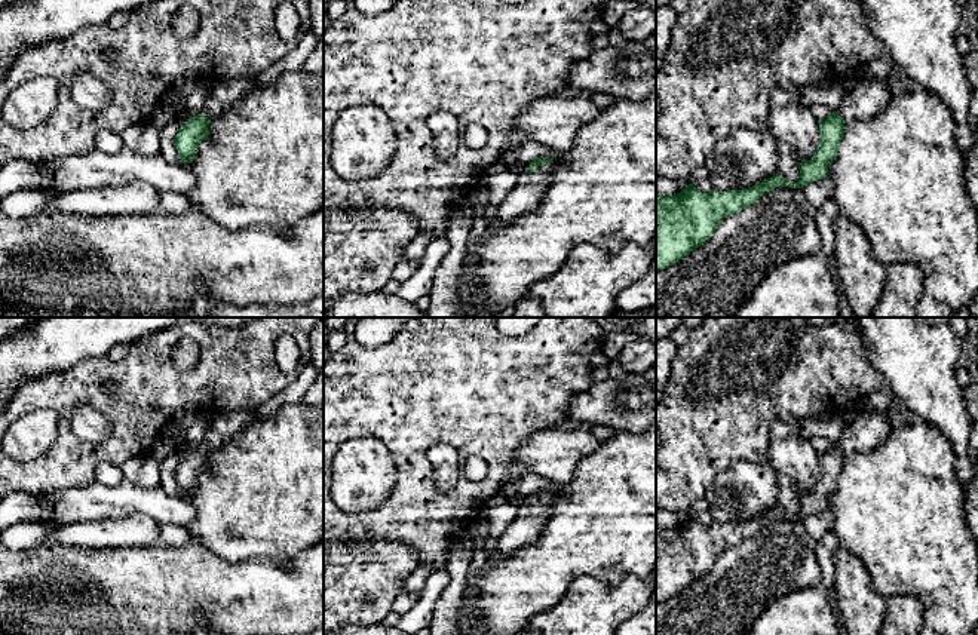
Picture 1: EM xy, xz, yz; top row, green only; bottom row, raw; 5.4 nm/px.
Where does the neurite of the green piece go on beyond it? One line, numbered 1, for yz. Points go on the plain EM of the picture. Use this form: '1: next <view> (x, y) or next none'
1: next yz (871, 428)

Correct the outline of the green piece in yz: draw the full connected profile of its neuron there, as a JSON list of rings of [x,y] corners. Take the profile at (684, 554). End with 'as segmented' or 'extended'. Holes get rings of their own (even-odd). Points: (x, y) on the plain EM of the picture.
[[[862,407],[856,420],[846,424],[840,441],[819,455],[821,475],[810,493],[798,496],[800,512],[797,515],[787,513],[781,506],[776,506],[752,519],[742,522],[712,522],[709,525],[702,525],[693,516],[689,516],[674,528],[656,527],[656,604],[668,601],[687,589],[693,582],[702,579],[712,570],[717,558],[724,550],[754,537],[766,524],[781,518],[803,521],[809,515],[825,510],[828,507],[828,499],[838,487],[840,475],[844,467],[844,455],[877,448],[887,438],[895,424],[896,423],[889,411],[876,411],[868,407]]]; extended

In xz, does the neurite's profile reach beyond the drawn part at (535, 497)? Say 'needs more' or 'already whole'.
needs more

